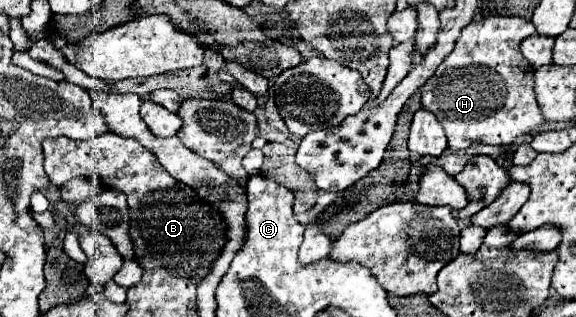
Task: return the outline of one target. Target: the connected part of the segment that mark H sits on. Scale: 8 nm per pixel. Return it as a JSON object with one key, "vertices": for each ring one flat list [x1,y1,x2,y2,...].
{"vertices":[[487,16,483,20,473,20,461,30,455,50,441,62,437,72,431,76,431,82,427,82,421,90,421,104,439,118,451,150,465,150,473,142,513,144,527,136,527,130,543,122,543,114,533,92,533,68,519,50,519,44,533,32,535,26,531,20,515,16]]}

